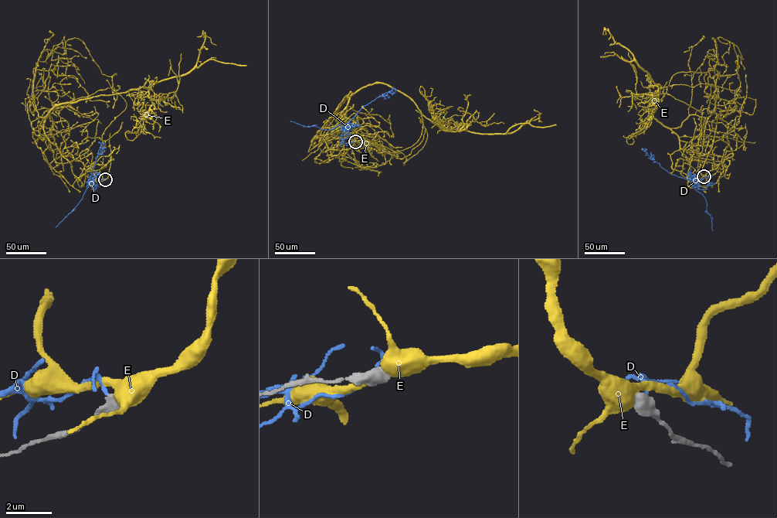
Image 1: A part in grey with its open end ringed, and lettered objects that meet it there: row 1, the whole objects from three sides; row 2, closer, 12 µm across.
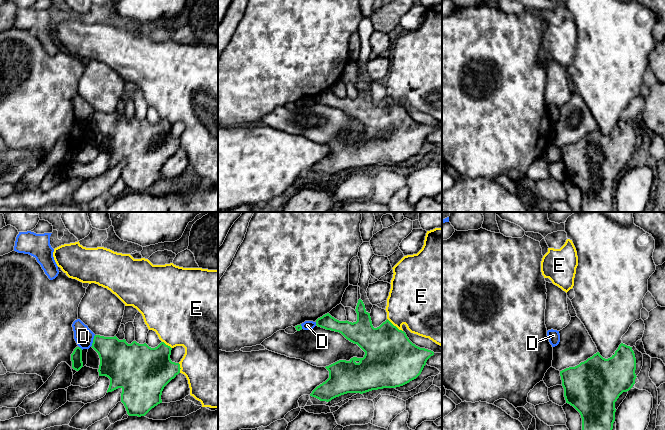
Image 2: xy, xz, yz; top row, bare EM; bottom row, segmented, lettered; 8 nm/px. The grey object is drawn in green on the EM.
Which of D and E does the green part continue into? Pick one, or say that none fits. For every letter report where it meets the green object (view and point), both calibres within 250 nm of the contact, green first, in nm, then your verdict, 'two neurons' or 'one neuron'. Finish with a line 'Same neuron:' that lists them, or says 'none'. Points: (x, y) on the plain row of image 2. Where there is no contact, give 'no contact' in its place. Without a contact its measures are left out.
D: contact xy (93, 117); calibres 300 and 150 nm; two neurons
E: contact xz (395, 102); calibres 400 and 400 nm; two neurons
Same neuron: none

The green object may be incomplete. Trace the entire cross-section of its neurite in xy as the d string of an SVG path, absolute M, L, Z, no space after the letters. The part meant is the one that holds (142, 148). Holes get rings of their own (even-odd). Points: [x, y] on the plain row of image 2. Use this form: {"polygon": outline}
{"polygon": "M95 111L91 123L100 134L99 152L110 155L107 169L122 165L121 178L129 192L145 192L152 184L162 179L164 163L180 149L180 140L170 135L172 124L164 118L151 124L146 119L139 120L136 117L128 120L125 115L119 116L116 112Z"}

